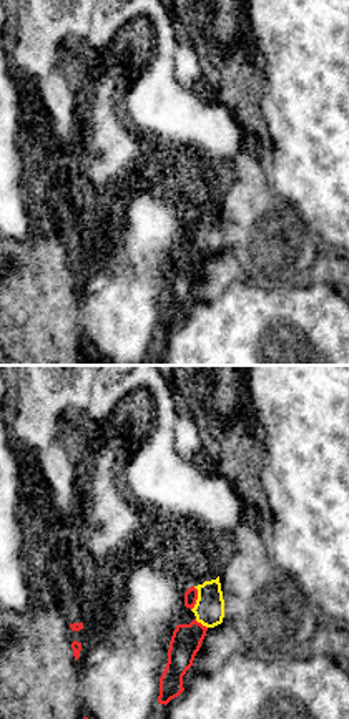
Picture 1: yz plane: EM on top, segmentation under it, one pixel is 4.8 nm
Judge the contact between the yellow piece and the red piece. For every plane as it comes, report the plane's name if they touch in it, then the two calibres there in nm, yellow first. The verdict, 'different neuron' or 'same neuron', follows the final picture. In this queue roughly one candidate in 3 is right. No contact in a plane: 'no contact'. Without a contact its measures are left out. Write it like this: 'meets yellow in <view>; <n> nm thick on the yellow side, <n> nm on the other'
meets yellow in yz; 140 nm thick on the yellow side, 60 nm on the other

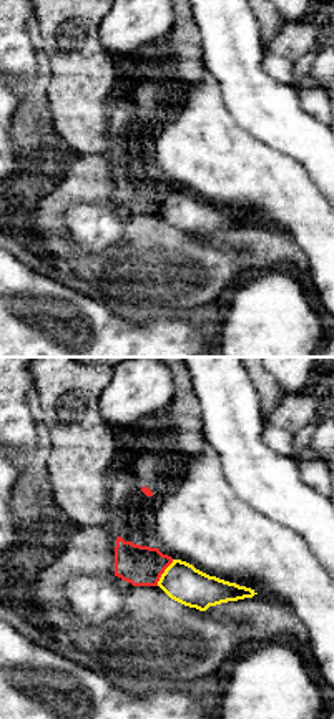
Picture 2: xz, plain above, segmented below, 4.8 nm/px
meets yellow in xz; 190 nm thick on the yellow side, 190 nm on the other

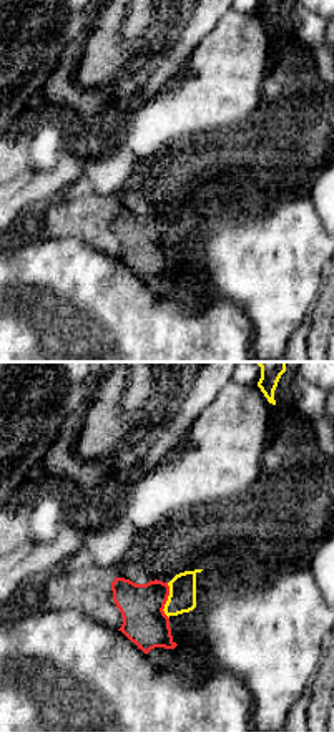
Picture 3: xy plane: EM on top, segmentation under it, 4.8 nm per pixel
meets yellow in xy; 130 nm thick on the yellow side, 220 nm on the other

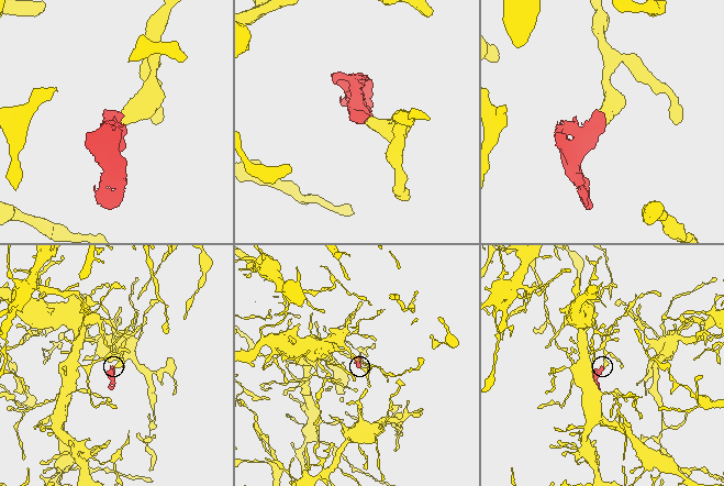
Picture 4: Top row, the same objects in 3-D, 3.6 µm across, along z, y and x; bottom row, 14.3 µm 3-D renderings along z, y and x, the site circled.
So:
different neuron

